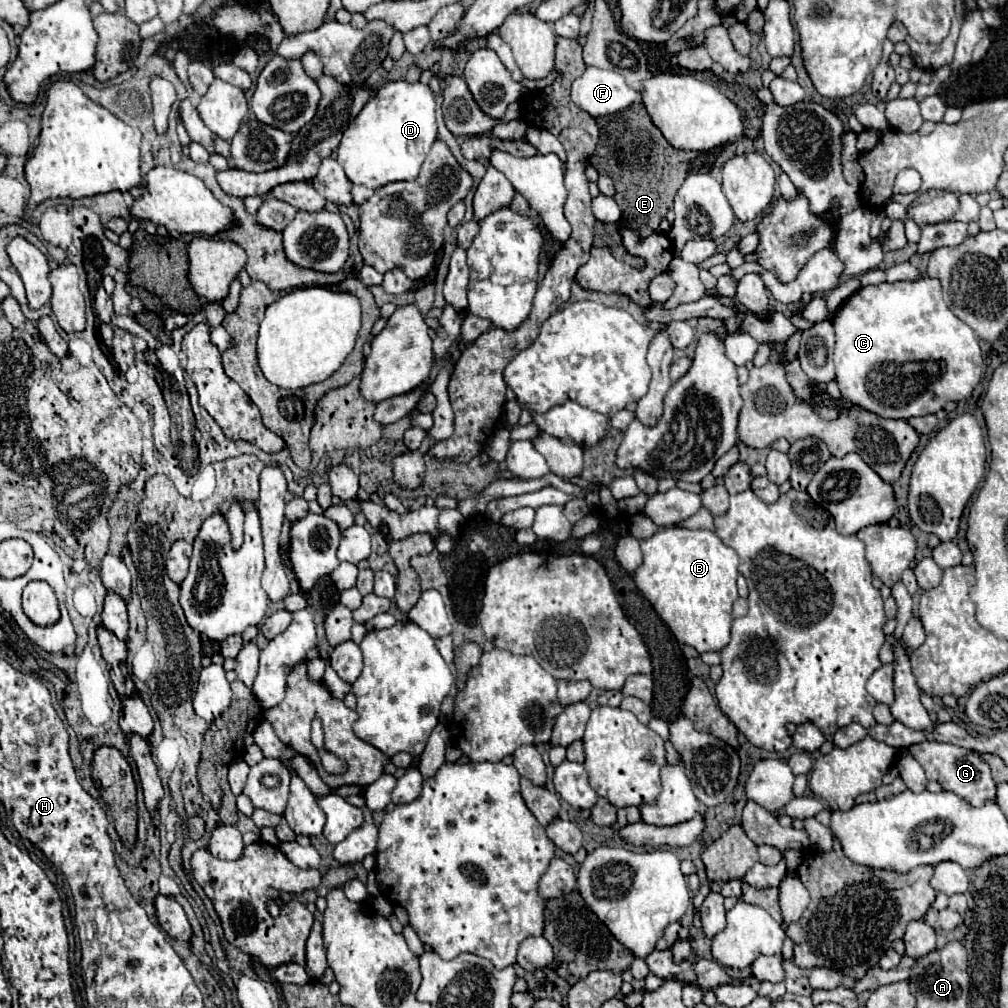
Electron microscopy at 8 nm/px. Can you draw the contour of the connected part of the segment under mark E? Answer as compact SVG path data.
M641 102L631 104L629 108L615 112L611 116L599 116L599 142L591 156L591 166L605 176L611 176L615 186L613 200L621 208L621 222L604 224L597 221L593 246L609 248L617 260L627 262L631 266L643 264L623 248L621 230L633 230L639 234L639 240L647 238L651 232L659 228L659 222L665 218L667 210L673 208L673 198L681 188L683 180L689 174L689 164L697 156L693 152L675 150L659 132L659 128L651 122L645 106Z

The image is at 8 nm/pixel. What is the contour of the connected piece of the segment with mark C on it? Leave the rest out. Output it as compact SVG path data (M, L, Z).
M923 274L919 280L913 280L913 282L883 282L883 284L877 284L877 286L865 286L861 290L857 290L847 302L843 302L843 306L835 312L833 316L833 328L835 328L835 338L837 338L837 344L835 344L835 354L833 354L833 362L835 362L835 368L837 368L837 384L839 384L839 390L841 390L841 396L847 398L849 402L869 410L869 412L875 412L883 418L913 418L913 416L925 416L925 414L935 414L939 412L947 402L959 402L963 398L969 398L973 388L979 384L981 380L981 372L983 372L983 356L981 356L981 348L979 348L979 338L975 336L973 328L967 326L963 320L959 320L943 302L943 296L941 296L941 282L937 278L931 278L927 274Z

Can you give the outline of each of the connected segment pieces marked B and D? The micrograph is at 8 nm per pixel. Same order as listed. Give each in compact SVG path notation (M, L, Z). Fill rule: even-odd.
M661 528L653 538L641 542L643 550L643 566L635 572L635 584L643 592L643 596L653 604L655 612L663 618L663 622L671 628L675 638L681 644L693 646L699 654L703 652L719 652L729 642L731 630L731 608L737 596L737 566L739 556L733 548L725 546L715 532L711 530L687 530L687 528Z
M387 82L343 132L341 144L337 148L337 162L343 166L353 184L363 184L377 190L391 182L415 180L435 140L437 122L431 88L421 82Z

